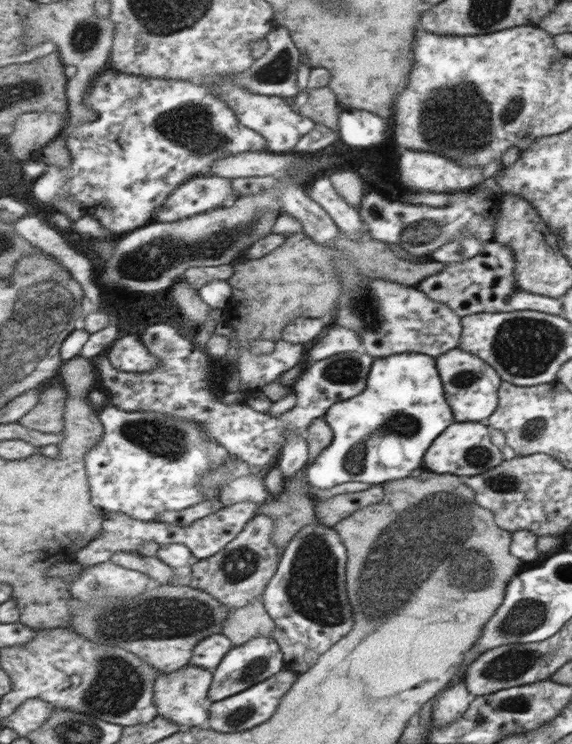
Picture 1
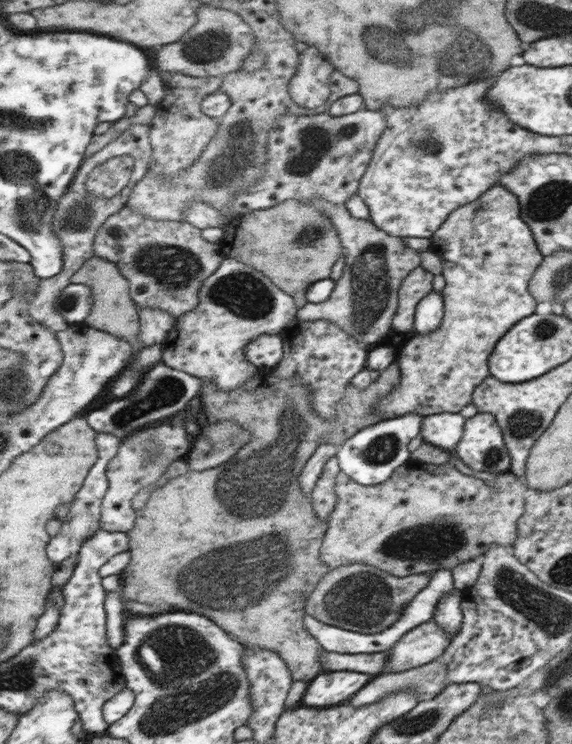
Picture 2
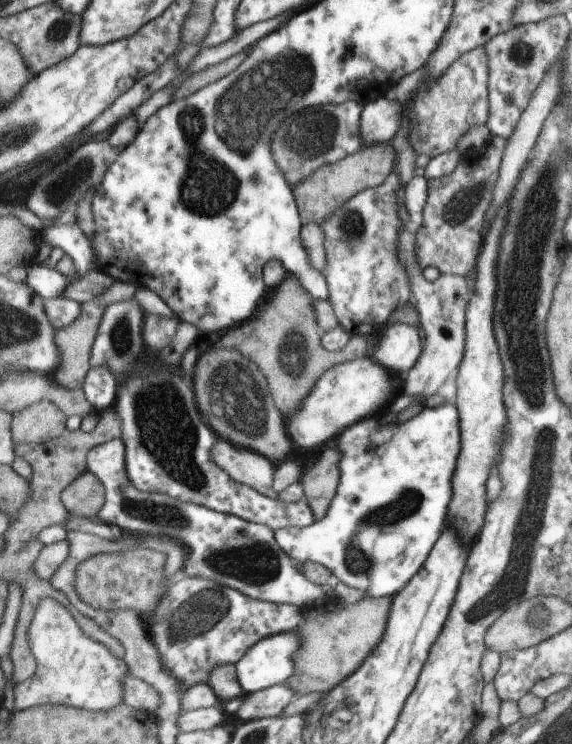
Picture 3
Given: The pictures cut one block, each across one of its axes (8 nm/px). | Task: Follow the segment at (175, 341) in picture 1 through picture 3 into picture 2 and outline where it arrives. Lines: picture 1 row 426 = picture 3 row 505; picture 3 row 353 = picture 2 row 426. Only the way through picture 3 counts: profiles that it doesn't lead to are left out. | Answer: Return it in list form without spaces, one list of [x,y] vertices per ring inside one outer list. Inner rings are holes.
[[[163,363],[147,367],[143,370],[140,383],[126,398],[113,400],[106,408],[99,408],[92,411],[87,416],[89,423],[102,434],[112,434],[122,441],[126,436],[142,431],[144,426],[168,418],[168,416],[178,416],[180,410],[188,406],[188,402],[198,396],[202,390],[202,382],[186,371],[176,370]]]

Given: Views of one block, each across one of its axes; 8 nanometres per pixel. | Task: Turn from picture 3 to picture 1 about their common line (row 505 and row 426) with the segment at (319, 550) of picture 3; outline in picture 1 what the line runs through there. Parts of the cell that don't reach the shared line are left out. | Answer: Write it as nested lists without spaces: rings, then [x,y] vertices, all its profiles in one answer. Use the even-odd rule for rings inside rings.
[[[420,353],[394,354],[374,359],[366,388],[356,396],[334,404],[324,419],[332,429],[332,443],[320,451],[308,468],[311,486],[319,490],[330,490],[344,482],[368,482],[374,486],[404,478],[422,466],[422,458],[430,444],[455,422],[452,409],[446,403],[436,358]]]

